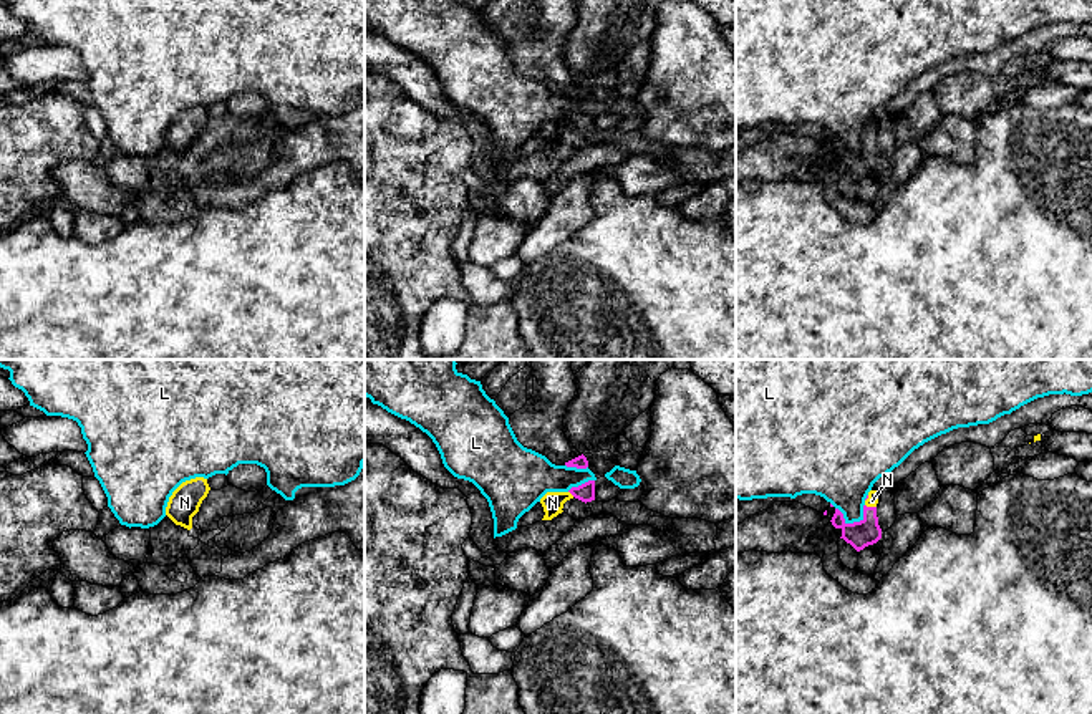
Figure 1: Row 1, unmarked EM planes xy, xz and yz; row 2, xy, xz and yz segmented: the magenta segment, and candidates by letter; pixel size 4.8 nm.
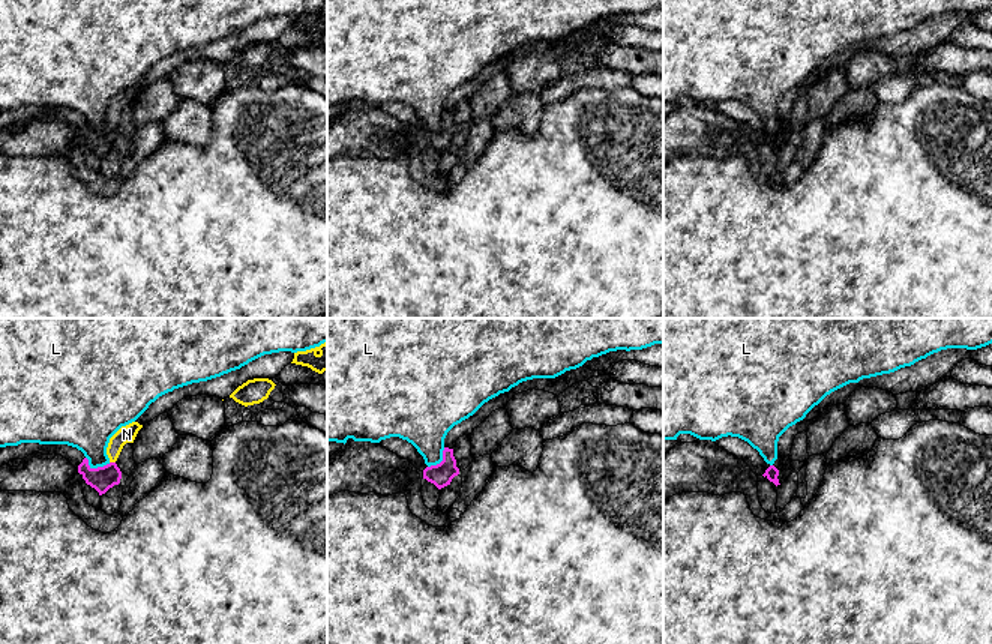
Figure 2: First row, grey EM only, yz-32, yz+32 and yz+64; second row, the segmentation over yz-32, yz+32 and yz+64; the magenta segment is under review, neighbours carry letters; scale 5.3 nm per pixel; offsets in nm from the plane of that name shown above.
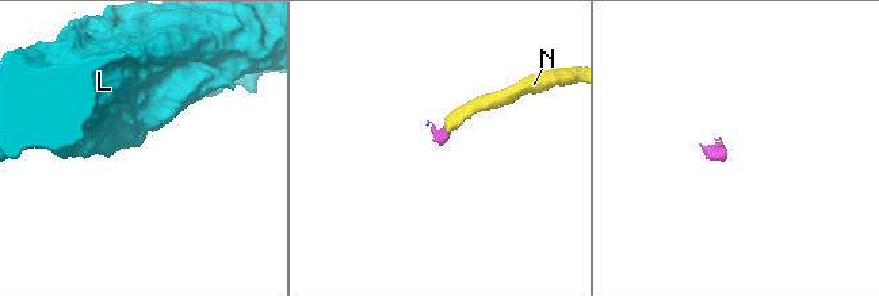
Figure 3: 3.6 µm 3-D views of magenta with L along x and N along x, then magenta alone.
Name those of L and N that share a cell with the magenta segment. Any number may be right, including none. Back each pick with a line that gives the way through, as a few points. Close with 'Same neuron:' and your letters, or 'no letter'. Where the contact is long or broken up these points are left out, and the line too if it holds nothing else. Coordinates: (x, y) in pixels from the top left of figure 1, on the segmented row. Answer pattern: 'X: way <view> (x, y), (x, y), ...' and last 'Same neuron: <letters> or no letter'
N: way yz (865, 532), (870, 522), (870, 507), (872, 501)
Same neuron: N

